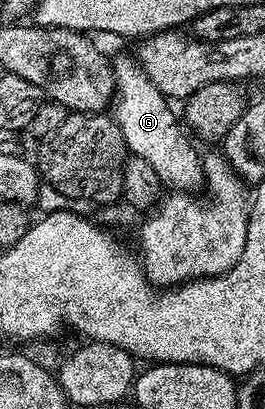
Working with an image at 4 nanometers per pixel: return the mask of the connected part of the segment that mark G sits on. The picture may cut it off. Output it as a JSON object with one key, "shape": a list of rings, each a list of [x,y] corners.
{"shape":[[[119,55],[116,59],[114,57],[113,68],[115,94],[113,118],[125,137],[128,152],[137,158],[144,158],[153,165],[160,182],[171,186],[168,188],[183,193],[198,192],[205,183],[203,161],[200,152],[195,152],[187,140],[188,132],[176,108],[175,111],[171,108],[174,106],[167,96],[161,93],[161,89],[157,89],[157,85],[153,85],[151,78],[143,72],[142,67],[132,56],[131,59],[127,55]]]}

